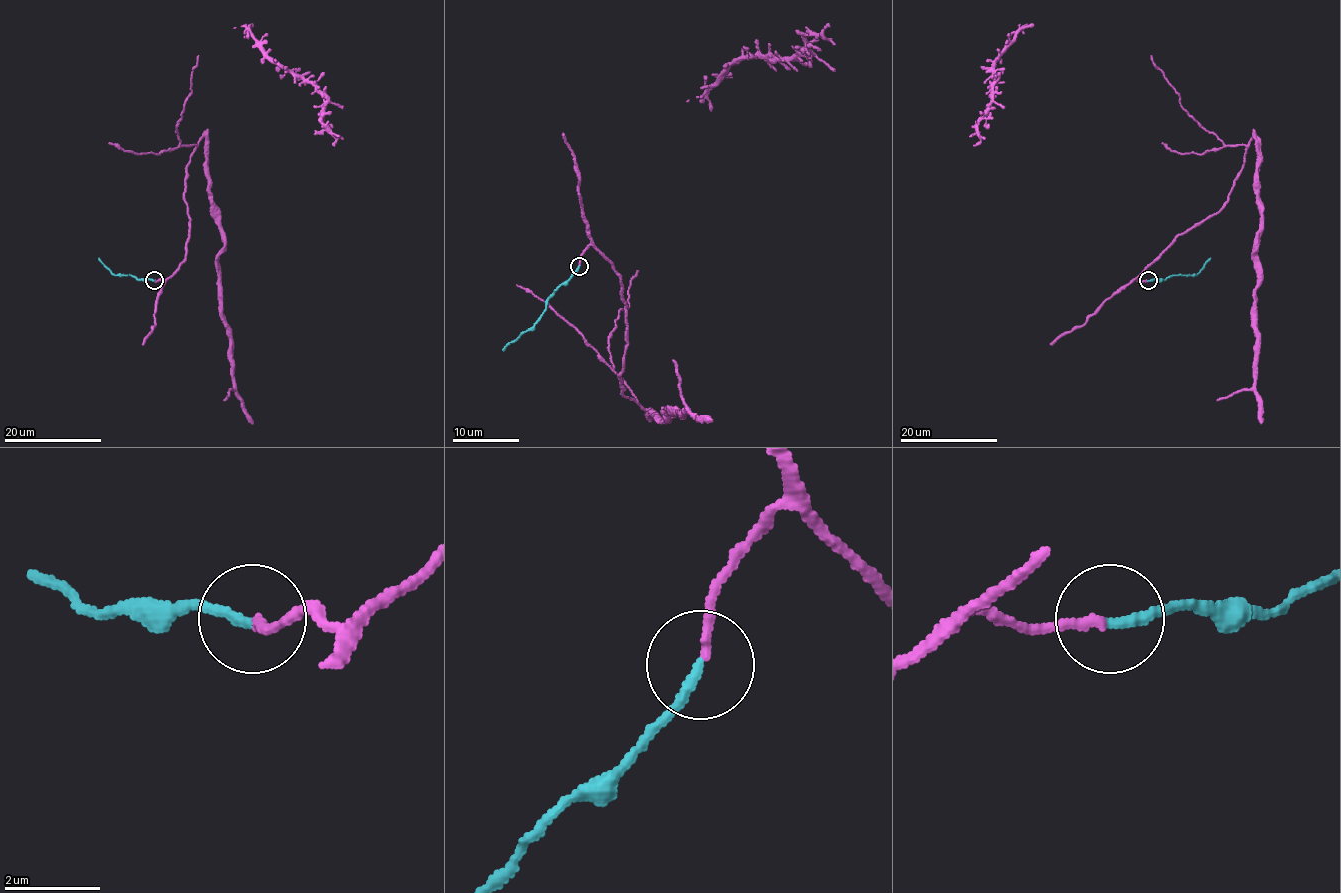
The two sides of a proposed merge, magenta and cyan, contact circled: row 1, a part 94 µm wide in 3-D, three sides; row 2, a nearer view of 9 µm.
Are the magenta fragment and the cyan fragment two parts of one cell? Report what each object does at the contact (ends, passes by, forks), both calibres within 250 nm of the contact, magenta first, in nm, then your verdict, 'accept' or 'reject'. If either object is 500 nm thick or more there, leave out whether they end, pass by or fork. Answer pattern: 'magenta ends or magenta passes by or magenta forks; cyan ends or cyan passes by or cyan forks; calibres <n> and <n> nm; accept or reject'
magenta ends; cyan ends; calibres 190 and 200 nm; accept

